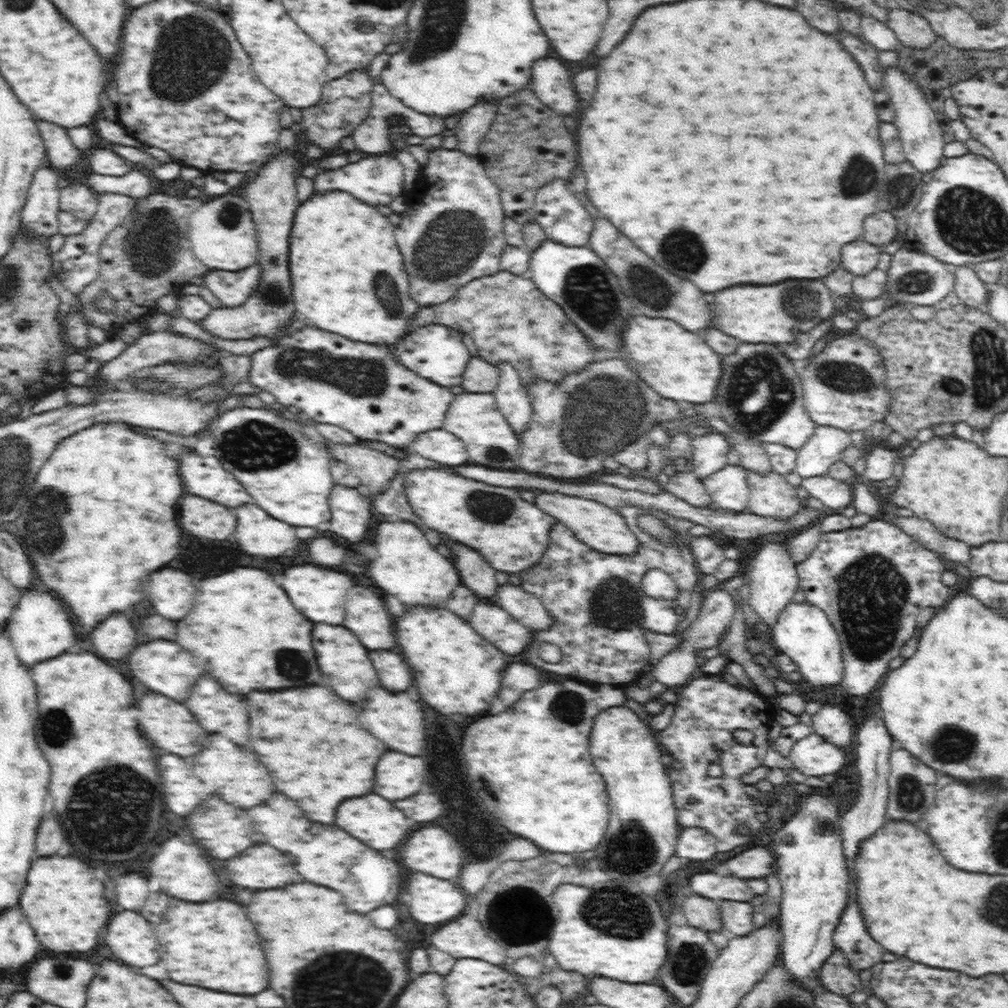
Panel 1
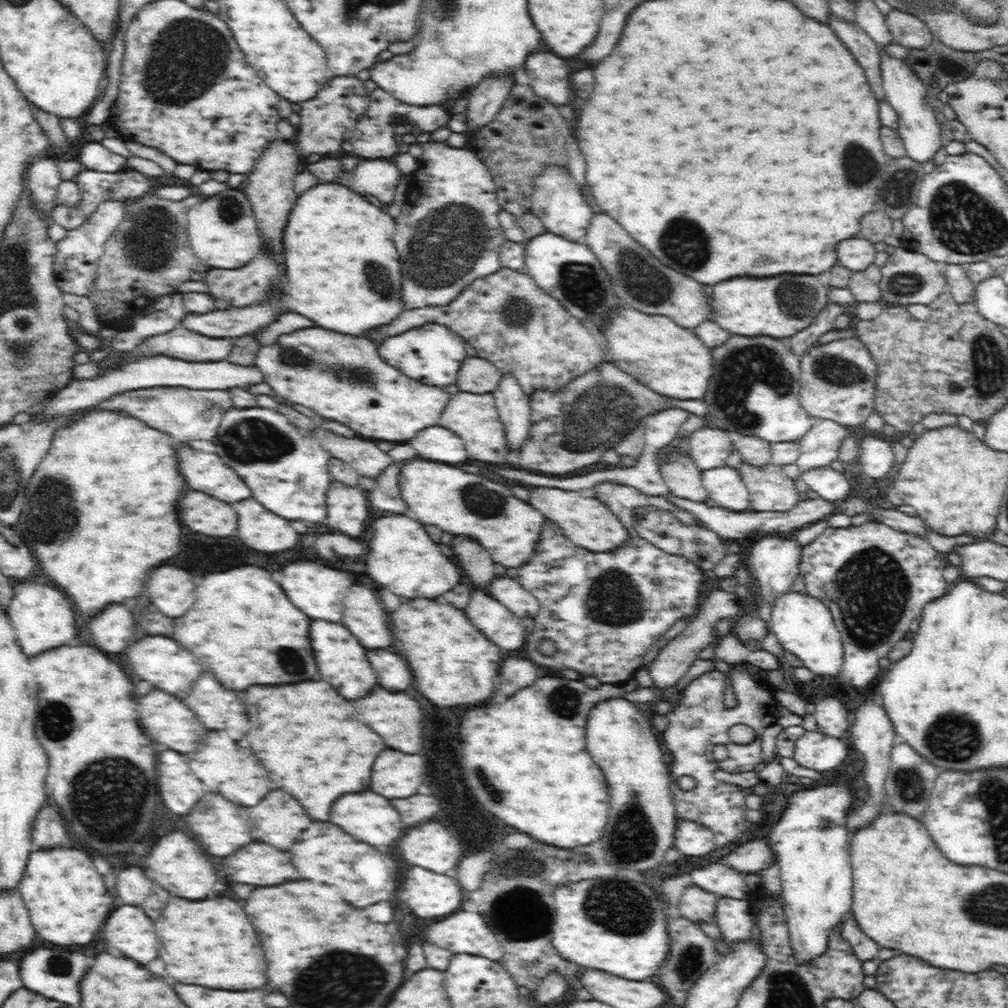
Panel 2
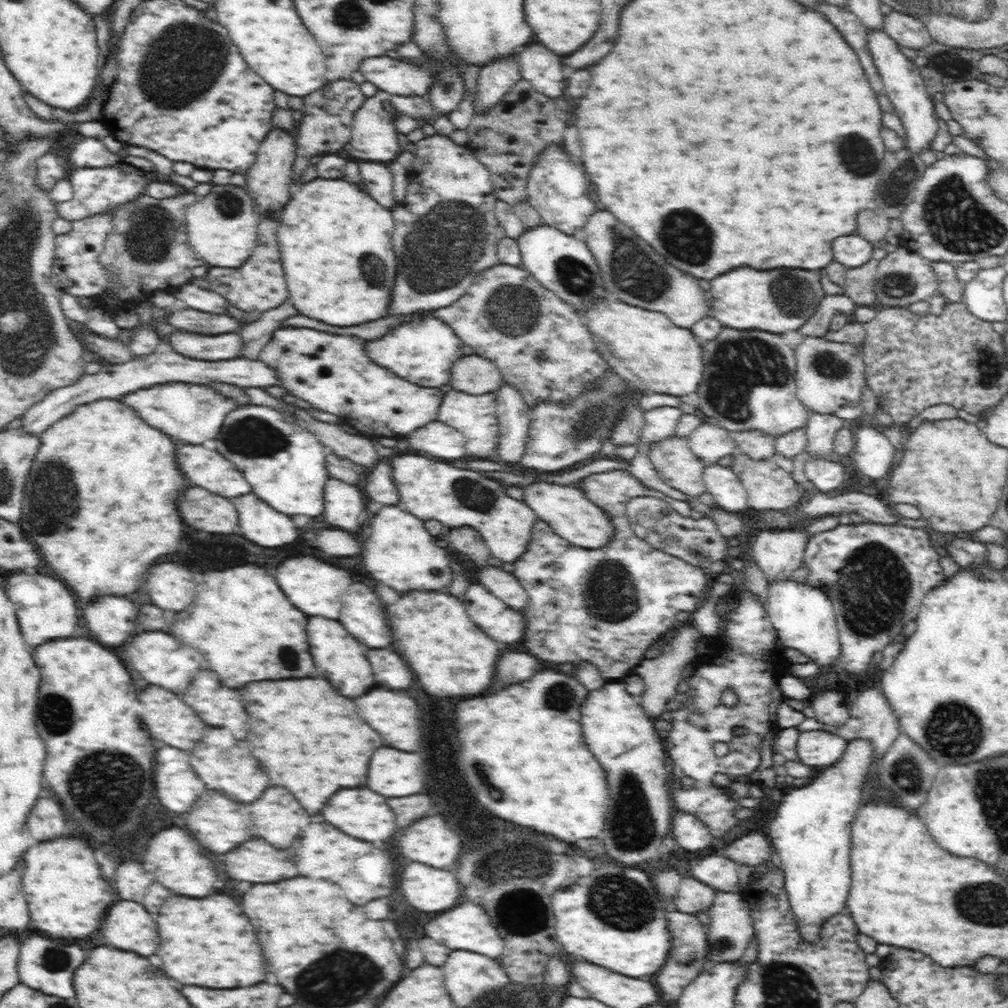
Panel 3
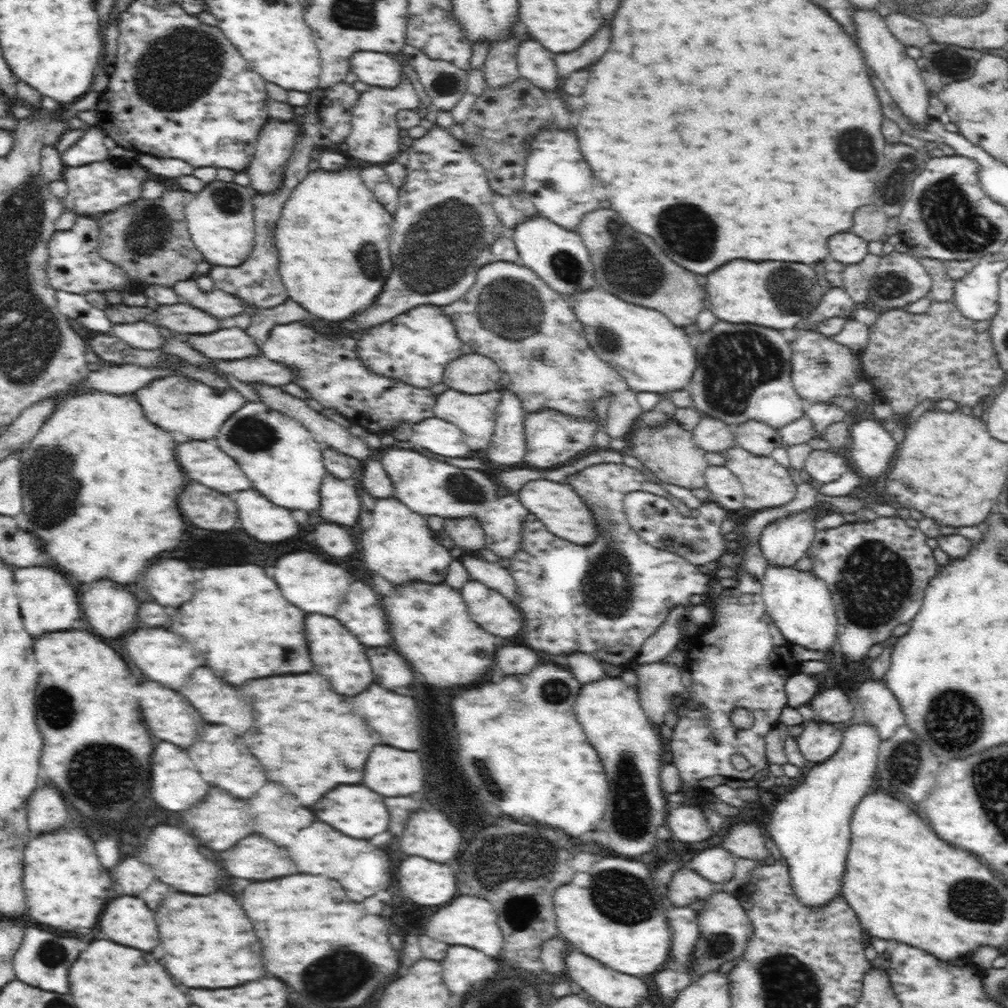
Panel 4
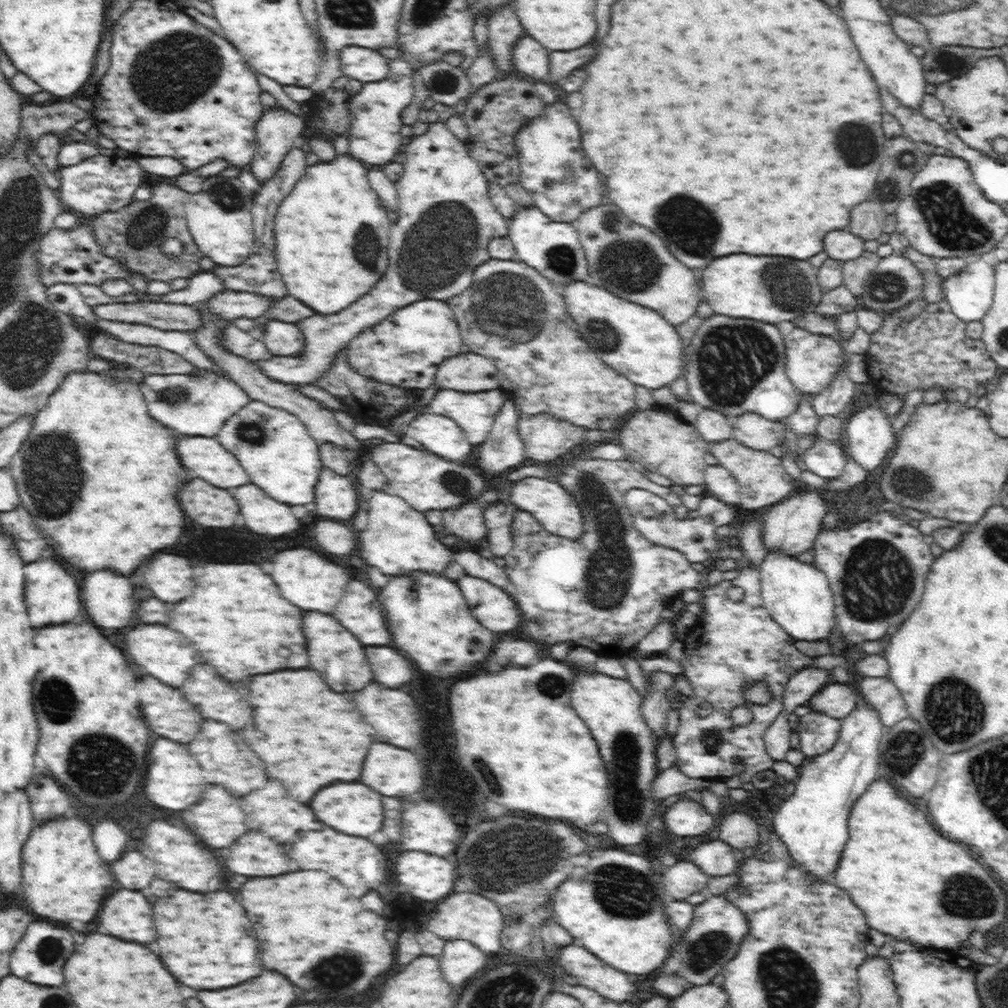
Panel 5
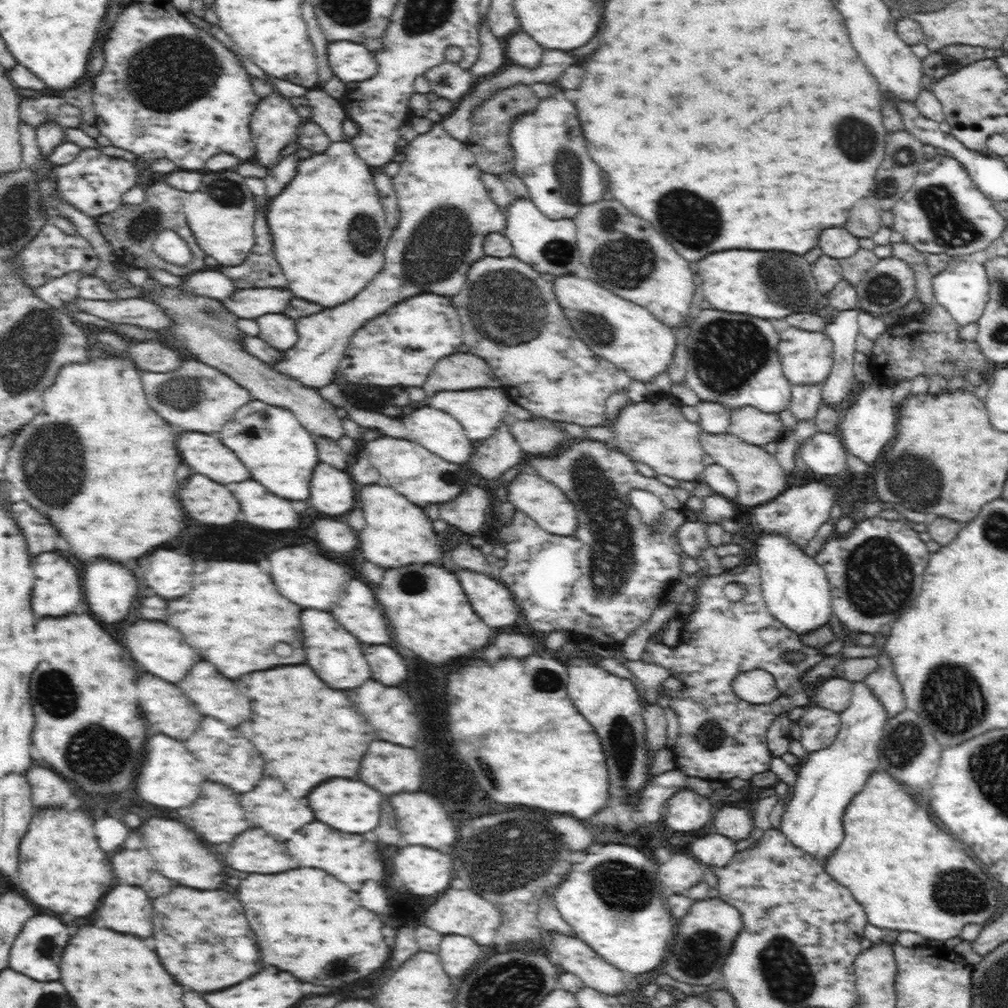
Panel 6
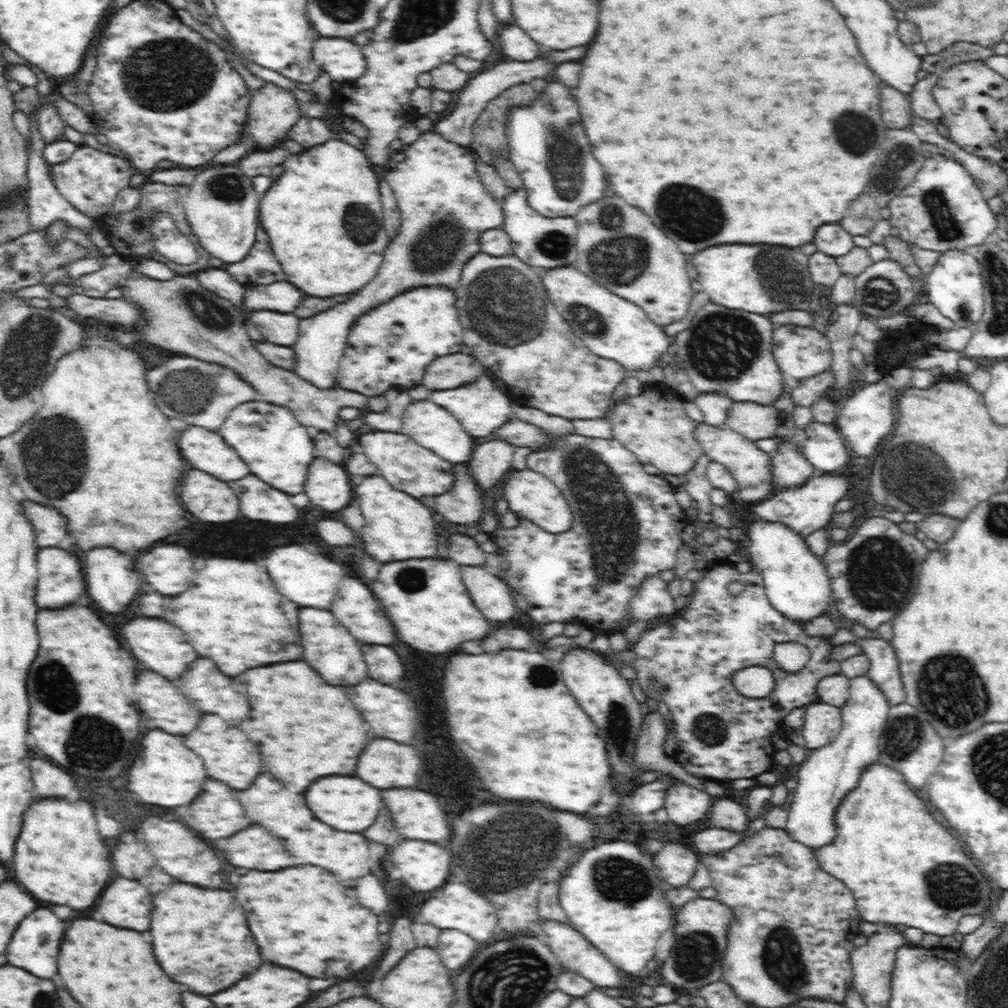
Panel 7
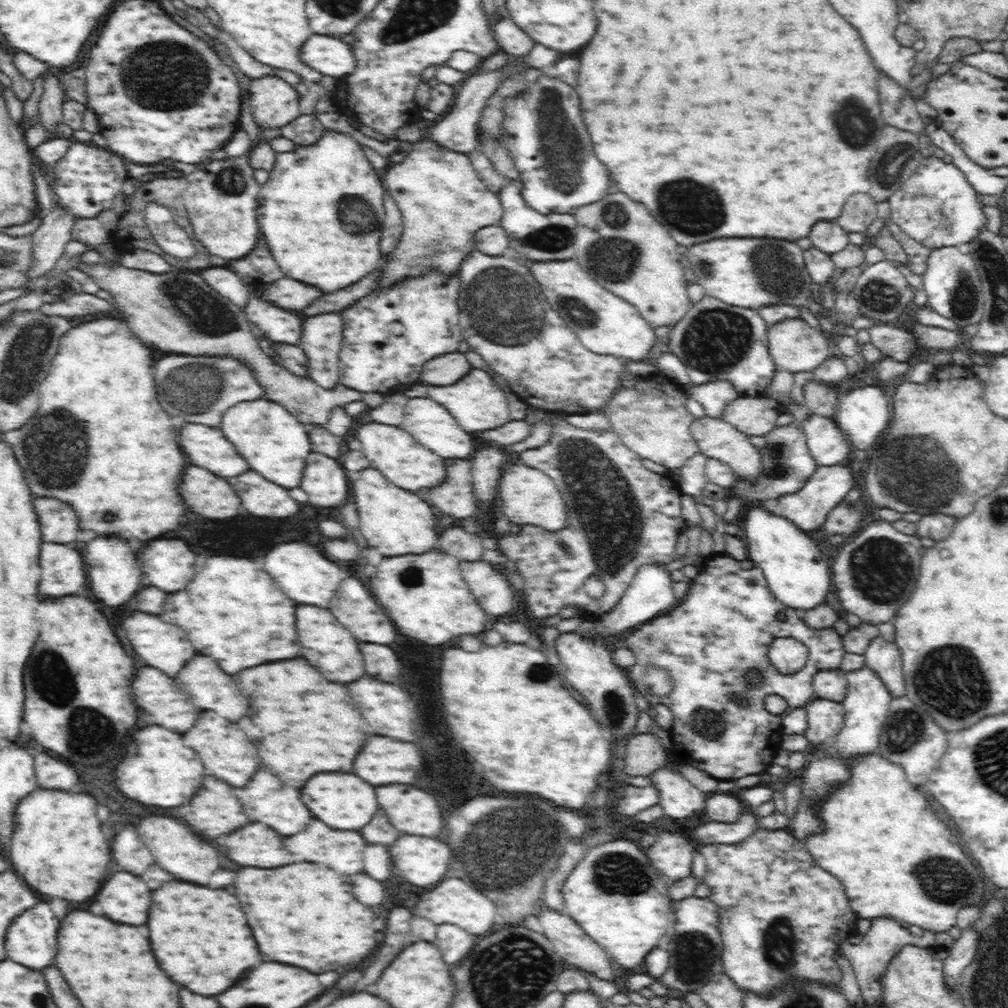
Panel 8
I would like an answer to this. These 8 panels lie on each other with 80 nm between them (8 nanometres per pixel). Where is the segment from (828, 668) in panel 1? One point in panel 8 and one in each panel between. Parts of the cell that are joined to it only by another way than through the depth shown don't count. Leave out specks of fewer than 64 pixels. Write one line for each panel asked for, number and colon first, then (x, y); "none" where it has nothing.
2: (803, 625)
3: (803, 615)
4: (800, 604)
5: (797, 595)
6: (795, 587)
7: (796, 582)
8: (797, 572)

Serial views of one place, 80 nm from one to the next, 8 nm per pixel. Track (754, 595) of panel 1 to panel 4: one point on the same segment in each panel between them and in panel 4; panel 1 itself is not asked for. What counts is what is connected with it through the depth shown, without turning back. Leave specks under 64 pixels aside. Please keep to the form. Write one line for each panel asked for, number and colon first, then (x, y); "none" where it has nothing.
2: (774, 561)
3: (778, 552)
4: (787, 539)

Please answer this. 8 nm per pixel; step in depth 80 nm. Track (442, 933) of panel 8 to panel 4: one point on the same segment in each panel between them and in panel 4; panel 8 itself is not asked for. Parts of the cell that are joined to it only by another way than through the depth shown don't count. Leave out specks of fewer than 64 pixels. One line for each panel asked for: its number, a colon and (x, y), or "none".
4: (463, 968)
5: (460, 960)
6: (458, 954)
7: (455, 948)

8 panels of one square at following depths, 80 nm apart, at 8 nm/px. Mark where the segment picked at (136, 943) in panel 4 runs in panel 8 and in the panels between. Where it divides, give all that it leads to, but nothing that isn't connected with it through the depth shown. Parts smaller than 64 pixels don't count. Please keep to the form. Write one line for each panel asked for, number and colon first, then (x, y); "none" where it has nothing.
5: (126, 915)
6: (127, 909)
7: (126, 904)
8: (126, 899)

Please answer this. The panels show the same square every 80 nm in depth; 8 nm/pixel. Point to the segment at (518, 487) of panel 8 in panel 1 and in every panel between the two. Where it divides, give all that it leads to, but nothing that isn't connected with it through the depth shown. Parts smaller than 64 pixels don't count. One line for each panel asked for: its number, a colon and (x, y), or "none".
1: (600, 527)
2: (585, 521)
3: (565, 509)
4: (560, 508)
5: (551, 505)
6: (541, 500)
7: (531, 496)

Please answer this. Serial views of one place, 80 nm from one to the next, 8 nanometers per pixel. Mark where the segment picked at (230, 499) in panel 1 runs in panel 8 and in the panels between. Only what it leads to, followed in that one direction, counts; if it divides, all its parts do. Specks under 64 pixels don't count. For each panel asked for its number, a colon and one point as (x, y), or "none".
2: (206, 472)
3: (208, 468)
4: (207, 464)
5: (205, 457)
6: (207, 455)
7: (208, 451)
8: (207, 447)

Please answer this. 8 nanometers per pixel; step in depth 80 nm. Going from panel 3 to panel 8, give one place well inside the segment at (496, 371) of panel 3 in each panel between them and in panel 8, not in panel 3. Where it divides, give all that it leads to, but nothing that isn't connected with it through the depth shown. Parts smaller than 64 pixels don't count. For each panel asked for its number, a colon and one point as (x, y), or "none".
4: (471, 373)
5: (466, 372)
6: (460, 372)
7: (448, 372)
8: (445, 369)

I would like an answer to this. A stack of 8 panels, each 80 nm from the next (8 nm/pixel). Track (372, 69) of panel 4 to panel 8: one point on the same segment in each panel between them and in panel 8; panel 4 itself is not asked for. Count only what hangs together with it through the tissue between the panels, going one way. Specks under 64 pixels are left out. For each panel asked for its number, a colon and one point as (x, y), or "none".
5: (366, 65)
6: (350, 62)
7: (339, 58)
8: (328, 55)

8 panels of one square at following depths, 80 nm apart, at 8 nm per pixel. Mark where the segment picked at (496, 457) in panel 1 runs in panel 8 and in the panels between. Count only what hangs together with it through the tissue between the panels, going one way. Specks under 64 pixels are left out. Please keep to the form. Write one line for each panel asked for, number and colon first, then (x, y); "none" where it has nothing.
2: (474, 417)
3: (475, 417)
4: (474, 414)
5: (475, 412)
6: (479, 411)
7: (481, 406)
8: (476, 401)

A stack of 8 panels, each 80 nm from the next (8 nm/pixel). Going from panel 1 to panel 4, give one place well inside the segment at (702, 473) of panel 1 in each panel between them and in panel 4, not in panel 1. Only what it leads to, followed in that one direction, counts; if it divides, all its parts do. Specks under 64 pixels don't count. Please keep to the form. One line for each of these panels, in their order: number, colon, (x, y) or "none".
2: (709, 447)
3: (710, 442)
4: (712, 434)

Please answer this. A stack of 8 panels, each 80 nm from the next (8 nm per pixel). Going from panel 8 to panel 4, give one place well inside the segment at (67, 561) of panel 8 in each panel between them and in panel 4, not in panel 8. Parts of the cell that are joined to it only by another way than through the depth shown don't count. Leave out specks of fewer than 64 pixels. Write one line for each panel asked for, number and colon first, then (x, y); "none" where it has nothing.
4: (47, 601)
5: (51, 592)
6: (56, 590)
7: (60, 582)

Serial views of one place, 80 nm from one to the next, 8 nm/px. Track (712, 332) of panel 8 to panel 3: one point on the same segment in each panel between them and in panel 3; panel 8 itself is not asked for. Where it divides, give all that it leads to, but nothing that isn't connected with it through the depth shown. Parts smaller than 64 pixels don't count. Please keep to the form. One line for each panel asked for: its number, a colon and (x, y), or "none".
3: (748, 384)
4: (742, 373)
5: (735, 366)
6: (733, 359)
7: (725, 350)

